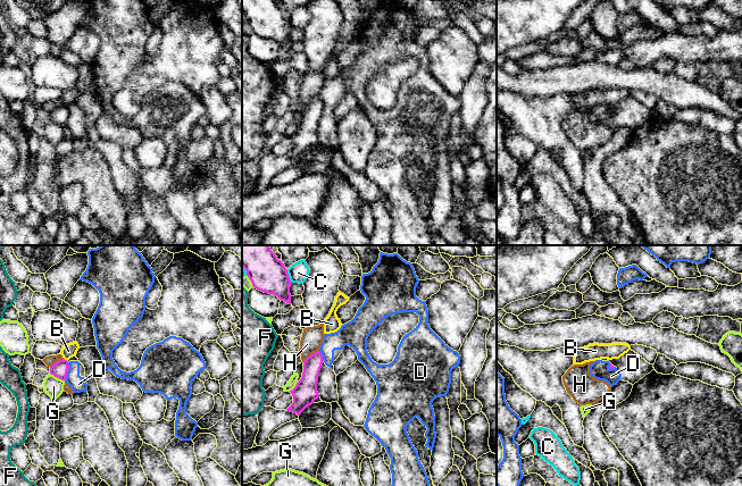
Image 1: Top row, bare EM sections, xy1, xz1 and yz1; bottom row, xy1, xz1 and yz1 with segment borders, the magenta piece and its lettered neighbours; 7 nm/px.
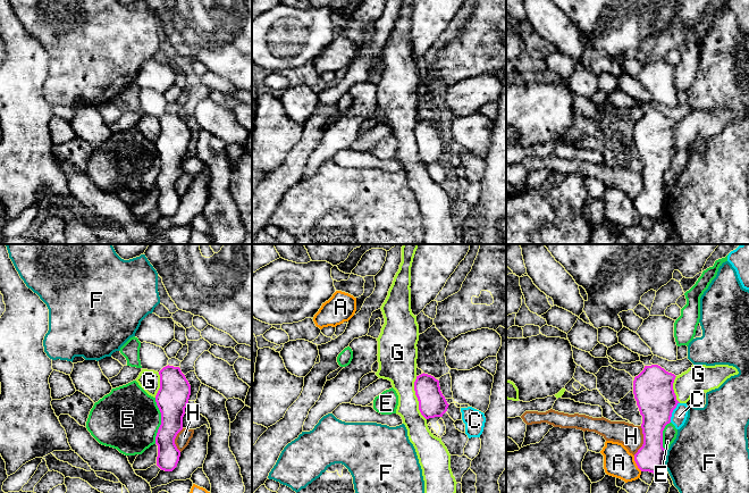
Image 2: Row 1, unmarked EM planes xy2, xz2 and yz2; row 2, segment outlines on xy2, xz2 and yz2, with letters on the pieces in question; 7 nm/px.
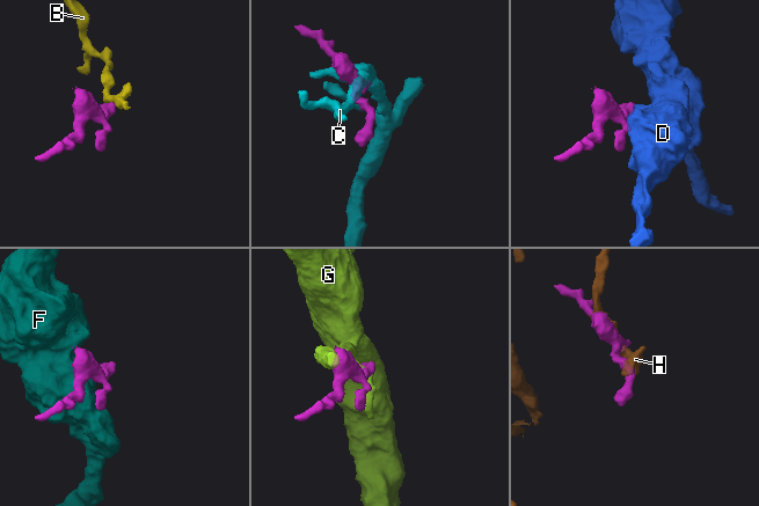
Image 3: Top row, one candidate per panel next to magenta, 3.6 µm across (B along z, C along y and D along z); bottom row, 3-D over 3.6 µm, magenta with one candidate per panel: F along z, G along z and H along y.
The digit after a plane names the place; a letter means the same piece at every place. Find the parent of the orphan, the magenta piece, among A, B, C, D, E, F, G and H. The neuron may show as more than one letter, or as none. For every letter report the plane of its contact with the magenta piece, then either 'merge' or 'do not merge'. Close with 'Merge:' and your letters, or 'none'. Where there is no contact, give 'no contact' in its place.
A: contact in yz2; do not merge
B: contact in xy1; do not merge
C: contact in yz2; do not merge
D: contact in xy1; do not merge
E: contact in xy2; do not merge
F: contact in yz2; do not merge
G: contact in xz2; do not merge
H: contact in yz2; do not merge
Merge: none

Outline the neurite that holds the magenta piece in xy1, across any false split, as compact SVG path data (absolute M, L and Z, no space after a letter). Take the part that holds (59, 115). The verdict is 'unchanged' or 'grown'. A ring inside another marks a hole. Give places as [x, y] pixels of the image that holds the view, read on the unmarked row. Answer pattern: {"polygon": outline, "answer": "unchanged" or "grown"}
{"polygon": "M62 104L57 107L50 112L50 119L61 126L66 126L68 115L69 115L68 107Z", "answer": "unchanged"}

